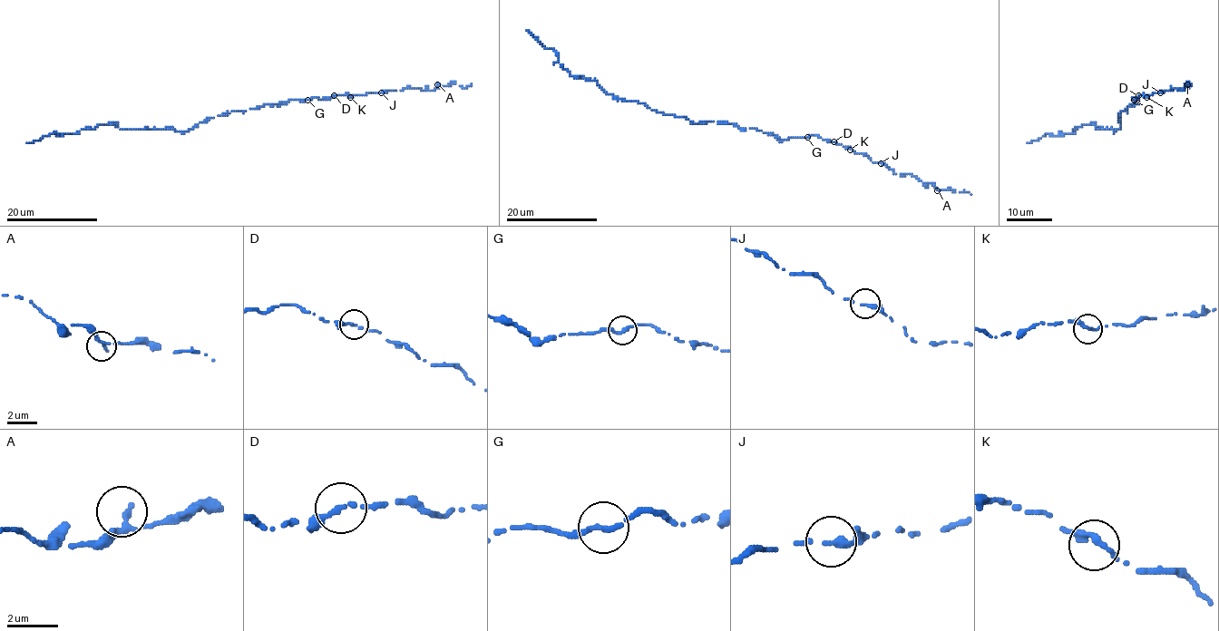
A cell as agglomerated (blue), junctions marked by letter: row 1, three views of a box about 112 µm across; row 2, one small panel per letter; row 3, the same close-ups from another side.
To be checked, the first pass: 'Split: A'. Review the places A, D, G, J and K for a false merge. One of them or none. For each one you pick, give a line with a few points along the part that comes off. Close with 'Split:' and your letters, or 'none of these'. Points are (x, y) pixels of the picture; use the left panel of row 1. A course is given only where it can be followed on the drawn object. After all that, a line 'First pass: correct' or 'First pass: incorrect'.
Split: none of these
First pass: incorrect

